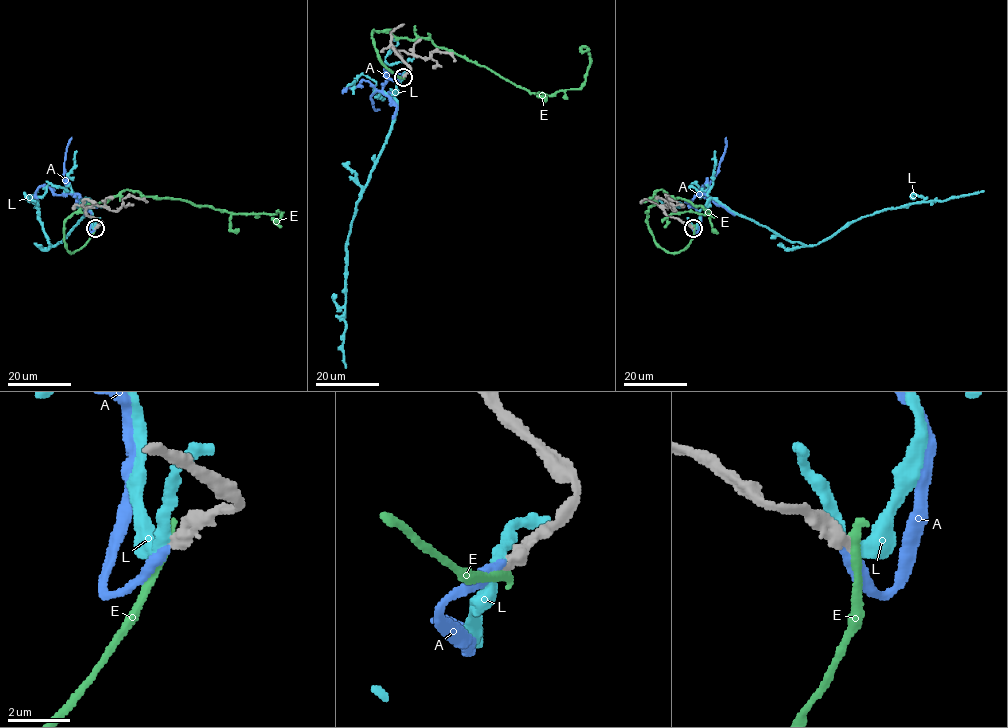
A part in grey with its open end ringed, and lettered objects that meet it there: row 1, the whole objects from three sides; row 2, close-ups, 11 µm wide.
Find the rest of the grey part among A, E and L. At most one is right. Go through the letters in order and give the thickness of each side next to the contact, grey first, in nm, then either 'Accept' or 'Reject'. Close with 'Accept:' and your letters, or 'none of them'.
A: Thickness 480 nm (grey) against 320 nm. Accept
E: Thickness 440 nm (grey) against 360 nm. Reject
L: Thickness 480 nm (grey) against 360 nm. Reject
Accept: A

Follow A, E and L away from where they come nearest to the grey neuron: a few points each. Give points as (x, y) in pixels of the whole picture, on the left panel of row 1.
A: (95, 228), (89, 232), (91, 214), (76, 205), (79, 195), (67, 190), (63, 178), (67, 143), (71, 137)
E: (95, 227), (78, 250), (67, 249), (64, 221), (125, 190), (230, 213), (279, 211), (273, 219), (281, 227)
L: (95, 228), (90, 201), (86, 198), (87, 211), (61, 241), (51, 244), (38, 217), (35, 195), (38, 190)

